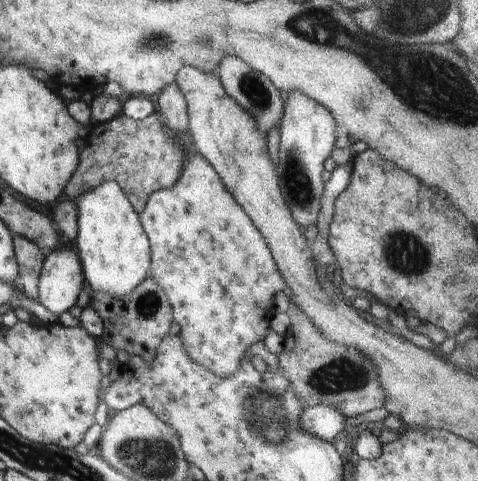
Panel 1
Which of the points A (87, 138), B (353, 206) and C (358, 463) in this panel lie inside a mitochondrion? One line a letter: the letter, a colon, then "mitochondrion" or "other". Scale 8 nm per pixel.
A: other
B: other
C: other

